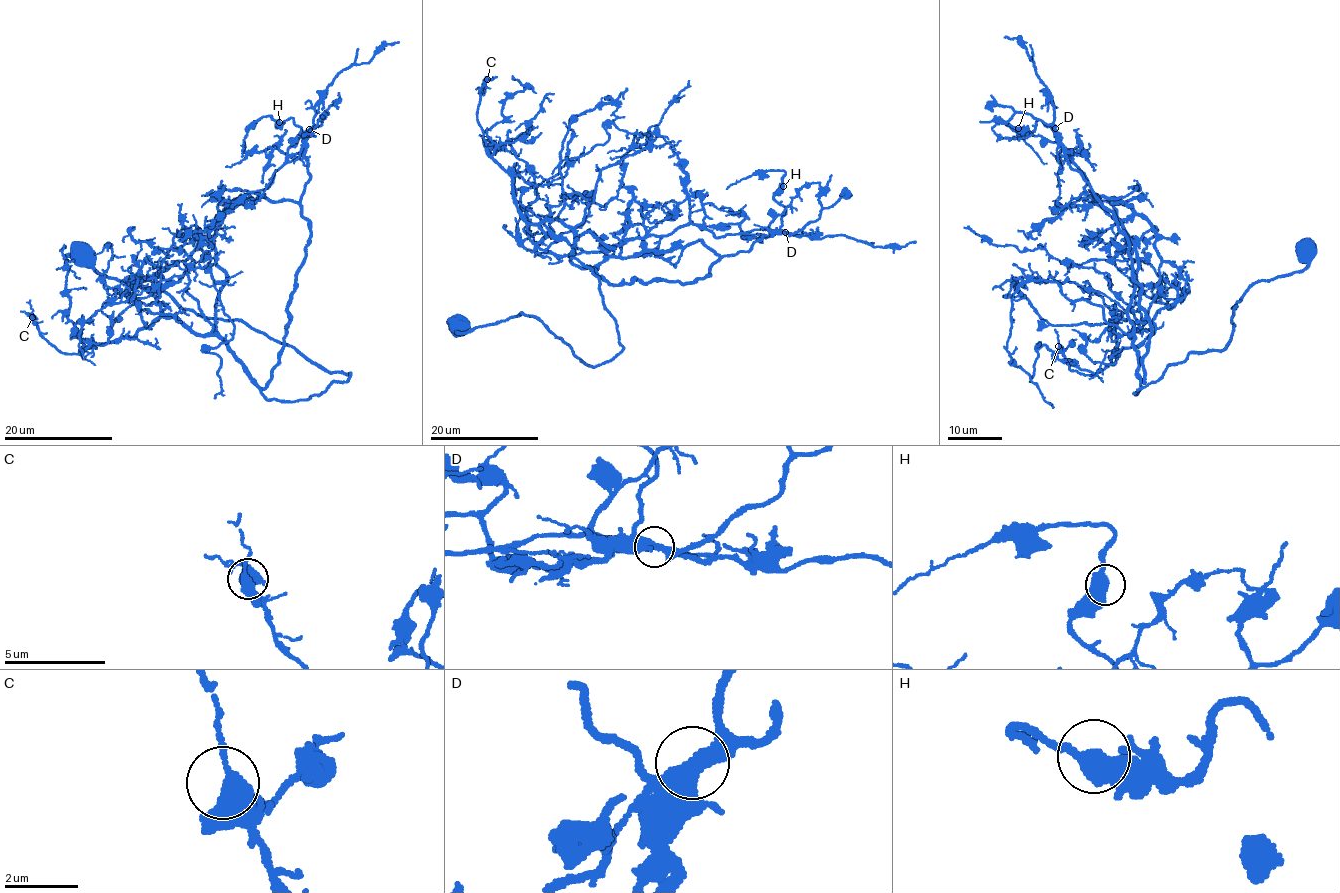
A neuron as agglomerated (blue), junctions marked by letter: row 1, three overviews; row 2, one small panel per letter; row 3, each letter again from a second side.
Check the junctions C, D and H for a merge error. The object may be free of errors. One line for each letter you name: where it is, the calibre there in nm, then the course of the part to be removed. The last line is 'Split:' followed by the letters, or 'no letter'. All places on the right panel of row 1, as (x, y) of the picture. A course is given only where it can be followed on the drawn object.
Split: no letter

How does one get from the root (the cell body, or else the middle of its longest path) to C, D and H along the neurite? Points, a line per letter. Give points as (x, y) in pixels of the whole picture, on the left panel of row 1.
C: (81, 251), (107, 277), (350, 375), (268, 400), (225, 342), (174, 318), (77, 354), (32, 317)
D: (81, 251), (345, 382), (295, 401), (259, 387), (310, 235), (310, 129)
H: (81, 251), (345, 382), (295, 401), (259, 387), (310, 235), (303, 133), (279, 122)

